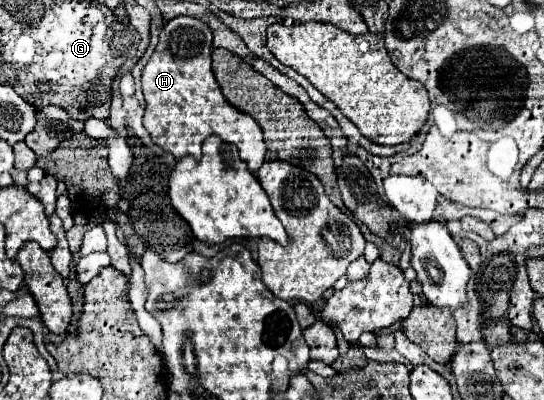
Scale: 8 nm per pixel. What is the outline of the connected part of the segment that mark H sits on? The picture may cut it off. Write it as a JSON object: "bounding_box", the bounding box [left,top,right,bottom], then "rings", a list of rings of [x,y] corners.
{"bounding_box":[142,16,266,172],"rings":[[[178,16],[162,28],[160,42],[142,70],[142,92],[146,98],[144,128],[150,132],[154,144],[168,150],[178,160],[184,156],[198,158],[202,142],[216,134],[224,142],[236,144],[248,170],[258,172],[266,156],[262,128],[250,114],[234,110],[232,104],[226,102],[212,74],[210,54],[212,32],[206,22]]]}

